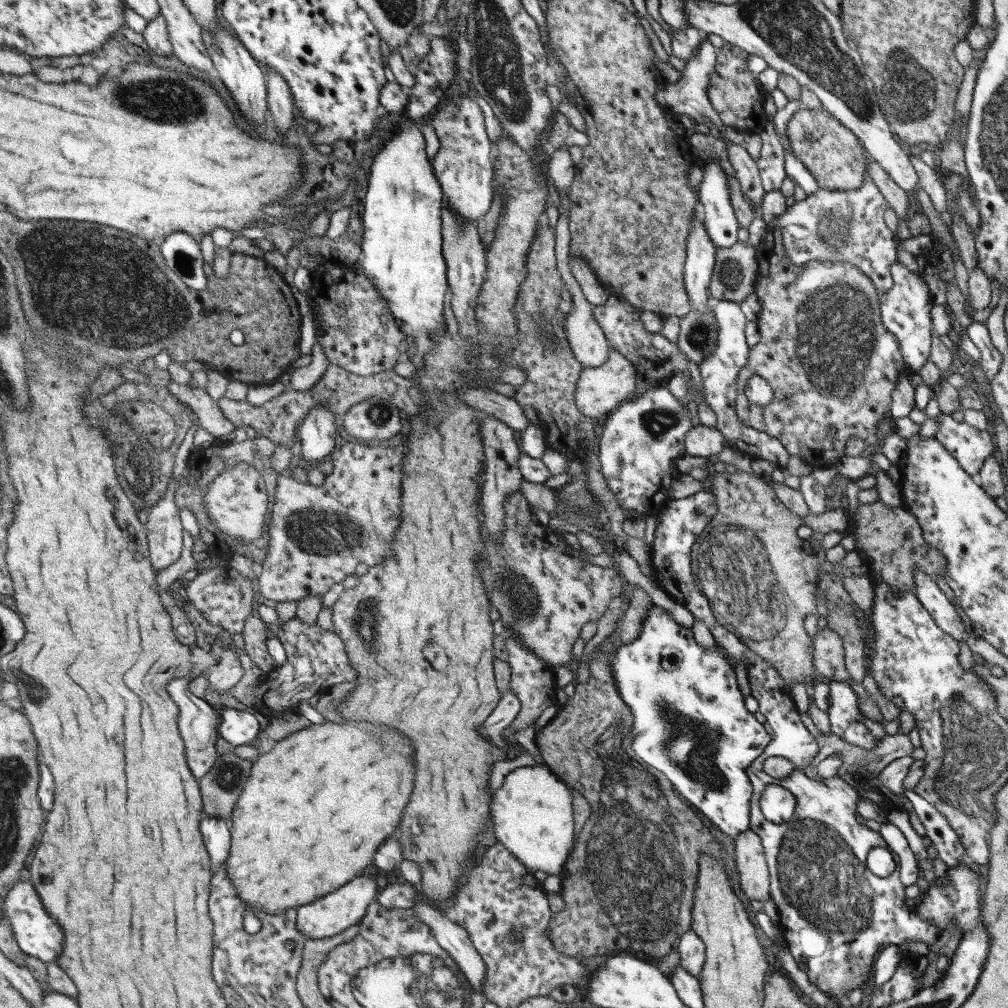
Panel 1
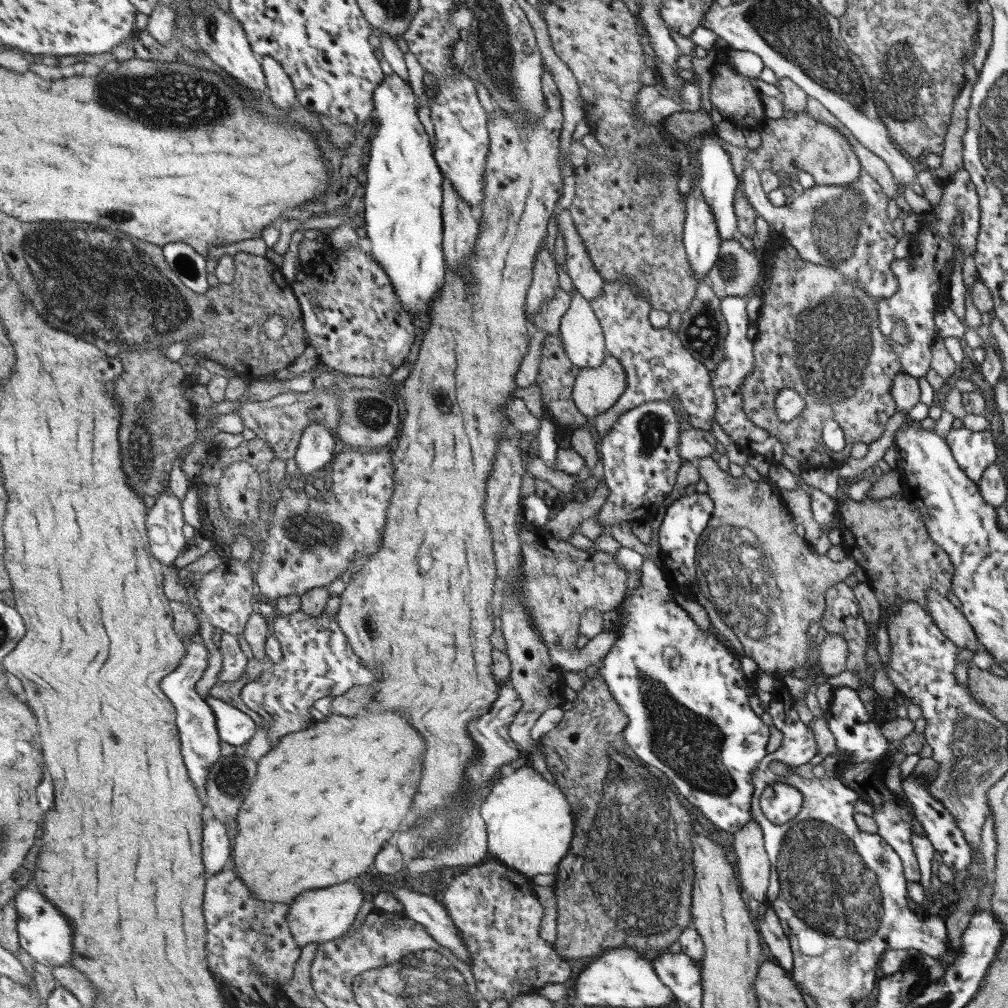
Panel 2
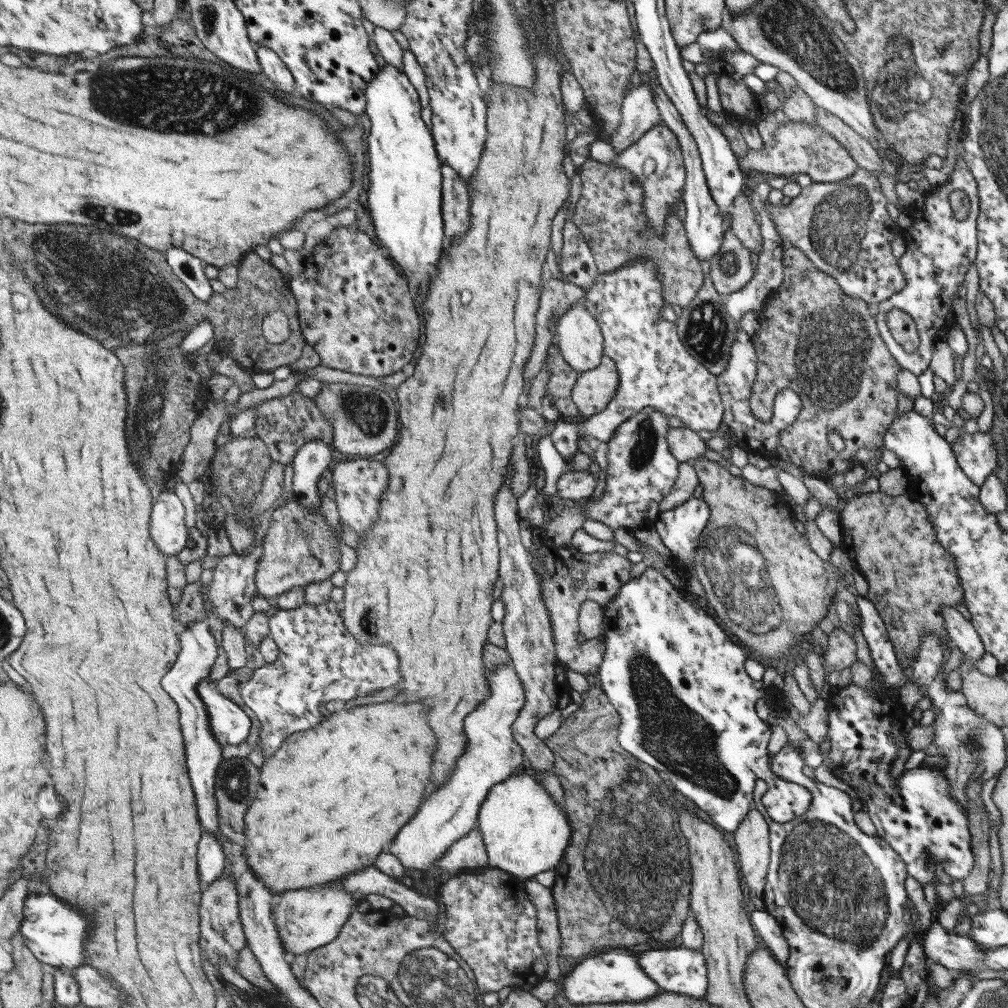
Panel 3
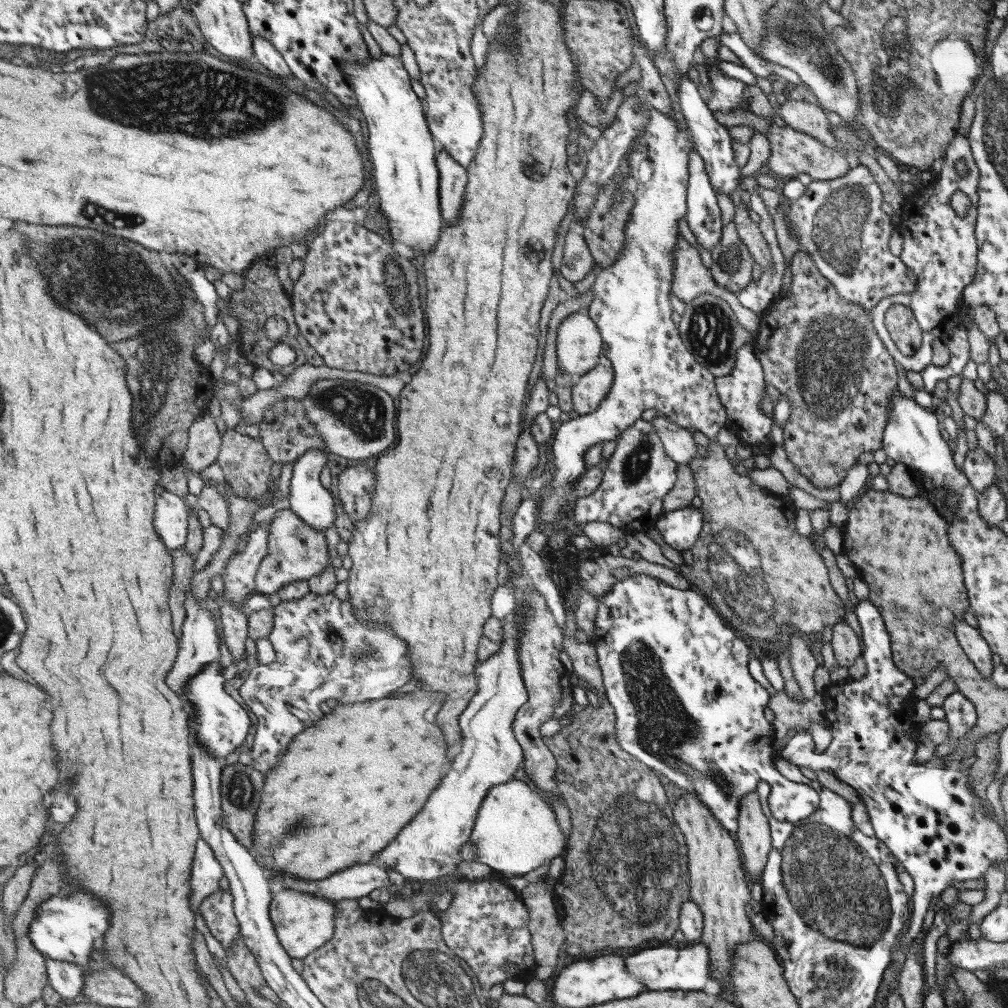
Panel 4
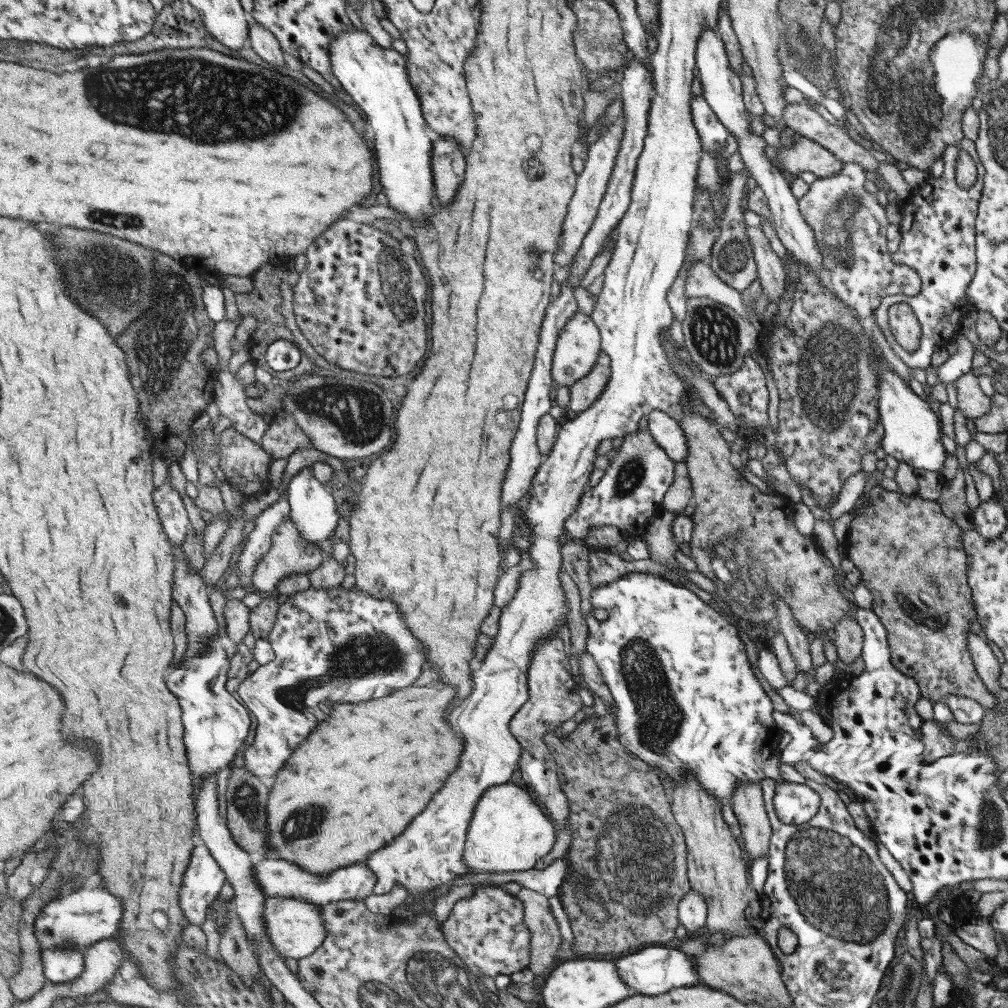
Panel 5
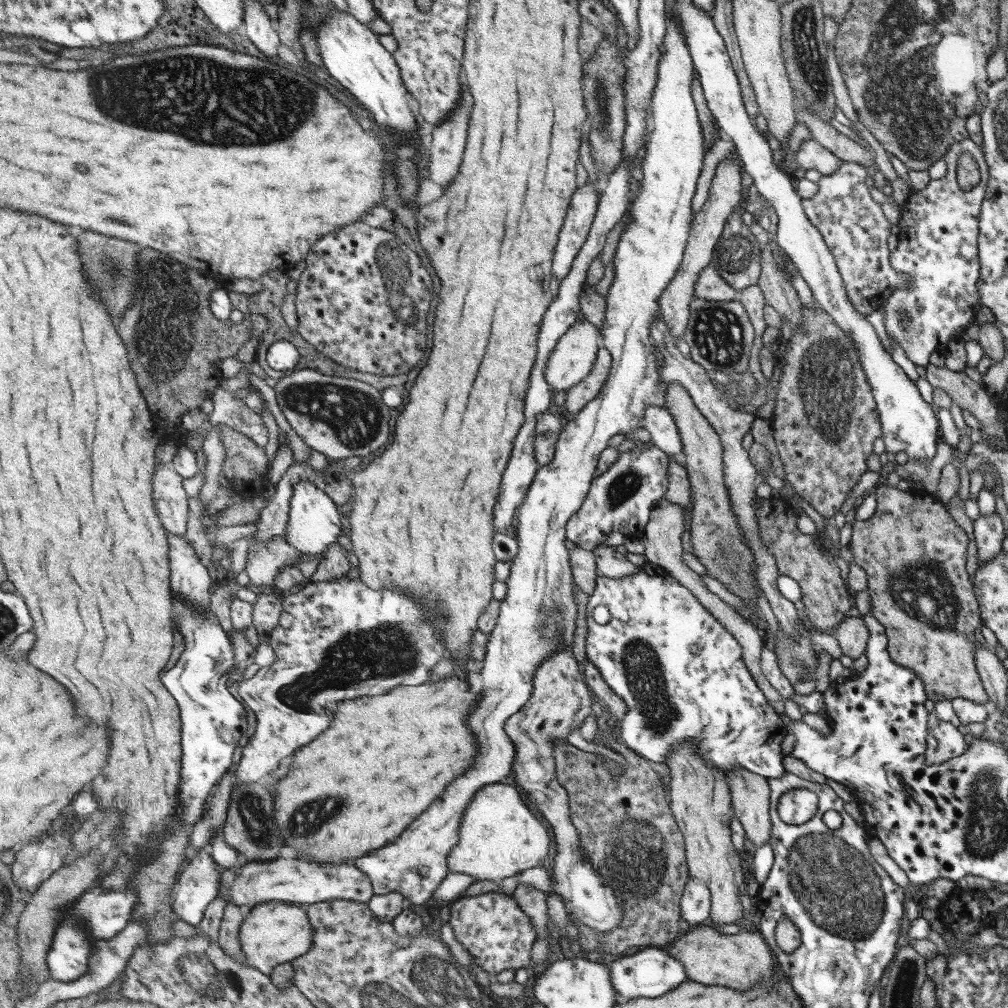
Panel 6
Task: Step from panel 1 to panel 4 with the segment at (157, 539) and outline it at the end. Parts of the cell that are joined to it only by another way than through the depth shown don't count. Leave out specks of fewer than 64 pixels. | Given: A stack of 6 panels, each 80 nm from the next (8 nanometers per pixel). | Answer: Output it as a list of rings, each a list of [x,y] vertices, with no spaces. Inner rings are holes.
[[[165,489],[157,494],[153,524],[171,551],[185,547],[188,543],[187,532],[189,532],[189,509],[185,499]]]

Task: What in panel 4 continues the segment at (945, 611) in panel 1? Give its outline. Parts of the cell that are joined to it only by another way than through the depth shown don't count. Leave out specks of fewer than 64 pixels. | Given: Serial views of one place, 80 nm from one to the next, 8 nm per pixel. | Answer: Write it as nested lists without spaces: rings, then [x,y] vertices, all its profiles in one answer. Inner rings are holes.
[[[957,619],[954,623],[955,640],[959,644],[966,658],[974,664],[978,673],[985,679],[990,680],[993,663],[991,662],[991,650],[981,638],[977,629],[968,626],[962,619]]]

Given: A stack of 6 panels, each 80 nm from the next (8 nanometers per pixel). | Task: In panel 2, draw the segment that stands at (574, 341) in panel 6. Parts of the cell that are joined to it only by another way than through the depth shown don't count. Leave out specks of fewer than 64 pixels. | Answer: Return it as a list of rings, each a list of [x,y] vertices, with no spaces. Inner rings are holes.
[[[582,293],[574,294],[569,310],[561,319],[559,335],[571,362],[582,369],[598,367],[605,360],[607,352],[601,324]]]

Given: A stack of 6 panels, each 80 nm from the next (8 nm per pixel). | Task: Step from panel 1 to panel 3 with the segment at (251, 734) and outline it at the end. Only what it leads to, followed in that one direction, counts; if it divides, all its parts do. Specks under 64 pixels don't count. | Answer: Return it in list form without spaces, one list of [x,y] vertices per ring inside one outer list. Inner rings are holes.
[[[210,677],[204,678],[197,687],[201,700],[205,703],[211,717],[211,732],[221,747],[235,746],[245,742],[251,734],[249,714],[235,704],[234,700],[225,698],[217,690],[217,682]]]

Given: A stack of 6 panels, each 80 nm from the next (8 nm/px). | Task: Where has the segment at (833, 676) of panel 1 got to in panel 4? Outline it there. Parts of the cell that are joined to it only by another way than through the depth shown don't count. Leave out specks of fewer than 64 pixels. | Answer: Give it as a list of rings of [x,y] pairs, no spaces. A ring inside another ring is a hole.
[[[841,620],[832,628],[830,640],[831,650],[833,652],[833,660],[835,666],[849,667],[853,661],[860,655],[859,640],[855,632]]]

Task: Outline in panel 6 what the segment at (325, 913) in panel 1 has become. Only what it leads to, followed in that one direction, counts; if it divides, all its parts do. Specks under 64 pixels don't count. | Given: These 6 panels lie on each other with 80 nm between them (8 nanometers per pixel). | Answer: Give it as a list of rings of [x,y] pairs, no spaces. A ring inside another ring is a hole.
[[[283,900],[259,904],[248,910],[240,930],[243,950],[254,968],[270,975],[279,964],[292,962],[309,954],[314,946],[314,925],[306,906],[299,902]]]

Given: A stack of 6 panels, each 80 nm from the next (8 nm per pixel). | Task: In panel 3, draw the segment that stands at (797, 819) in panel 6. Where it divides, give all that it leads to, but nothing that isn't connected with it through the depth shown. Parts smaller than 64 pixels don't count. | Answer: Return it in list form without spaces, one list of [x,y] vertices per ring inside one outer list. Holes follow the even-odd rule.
[[[649,566],[638,578],[630,578],[627,584],[619,589],[618,595],[615,596],[613,602],[602,608],[603,624],[601,624],[600,636],[605,646],[603,646],[603,658],[598,666],[598,683],[602,691],[606,693],[609,702],[617,710],[619,719],[622,722],[619,724],[617,732],[618,744],[621,744],[623,750],[633,755],[637,760],[649,765],[656,772],[663,772],[665,780],[669,780],[669,785],[674,787],[674,790],[678,790],[683,796],[689,798],[701,812],[705,812],[719,828],[727,830],[727,832],[733,832],[745,816],[752,802],[755,780],[758,778],[767,782],[766,788],[773,788],[773,804],[771,804],[771,814],[769,816],[780,825],[783,825],[783,822],[789,824],[795,817],[807,812],[812,801],[812,794],[805,787],[781,780],[769,768],[768,760],[771,754],[767,751],[767,740],[769,740],[771,732],[770,726],[760,720],[755,712],[755,702],[759,698],[765,698],[766,688],[761,681],[753,681],[747,677],[743,669],[743,662],[746,658],[742,646],[727,638],[727,632],[718,624],[715,624],[715,620],[711,618],[709,611],[705,609],[702,603],[696,601],[698,599],[695,596],[685,590],[683,590],[683,593],[687,596],[679,594],[658,570]]]

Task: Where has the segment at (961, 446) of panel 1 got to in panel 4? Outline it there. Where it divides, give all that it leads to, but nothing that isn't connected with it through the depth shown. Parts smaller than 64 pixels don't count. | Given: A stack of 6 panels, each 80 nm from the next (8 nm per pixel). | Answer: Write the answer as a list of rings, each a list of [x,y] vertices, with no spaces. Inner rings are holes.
[[[979,447],[975,451],[967,451],[963,464],[961,464],[961,472],[978,494],[995,482],[993,466],[994,461]]]

